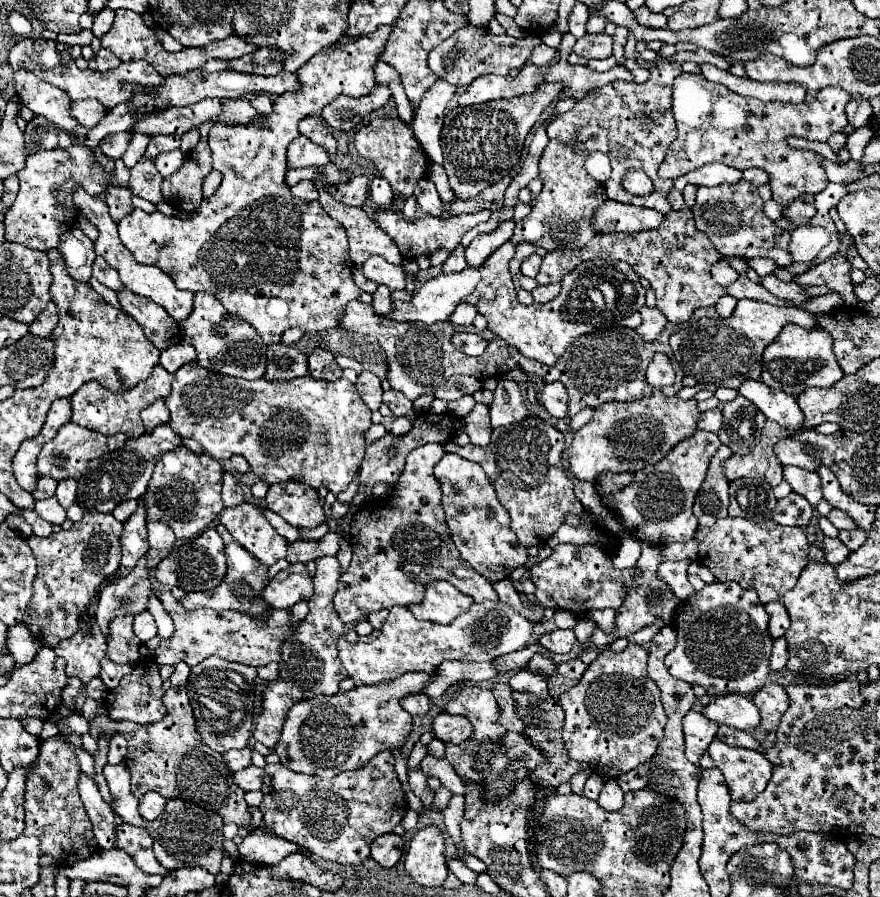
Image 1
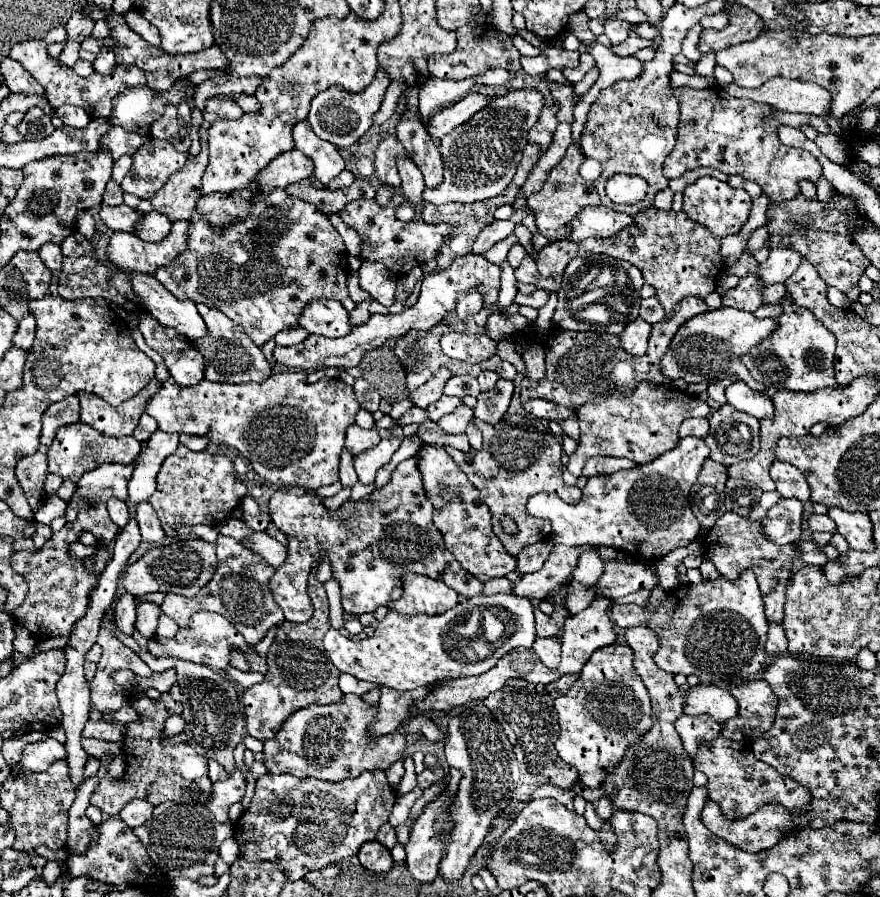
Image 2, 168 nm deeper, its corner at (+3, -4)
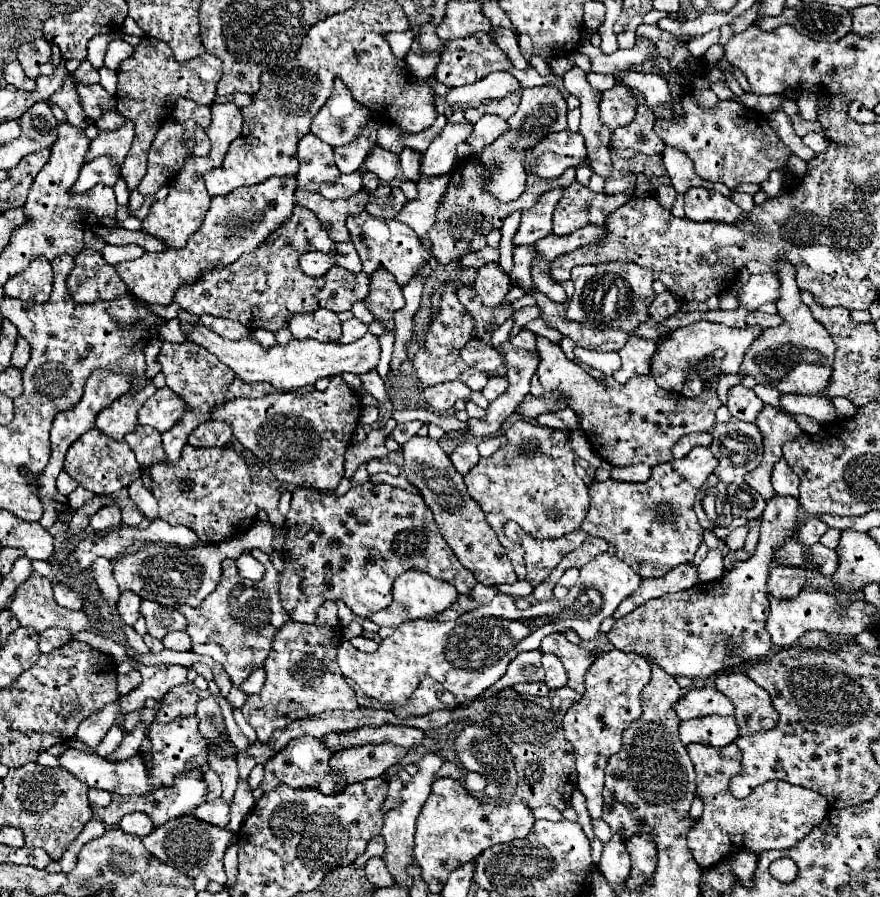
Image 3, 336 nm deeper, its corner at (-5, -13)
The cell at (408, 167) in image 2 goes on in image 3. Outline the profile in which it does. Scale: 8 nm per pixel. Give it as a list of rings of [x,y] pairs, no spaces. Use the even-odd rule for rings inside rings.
[[[404,148],[400,154],[400,168],[408,180],[416,182],[420,178],[420,156],[418,156],[418,152],[412,148]]]

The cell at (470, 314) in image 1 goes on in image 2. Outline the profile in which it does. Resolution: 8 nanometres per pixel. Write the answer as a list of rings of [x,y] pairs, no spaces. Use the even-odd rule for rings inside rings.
[[[462,293],[458,297],[458,305],[456,305],[456,313],[462,321],[468,319],[468,315],[476,315],[480,309],[484,307],[482,297],[478,293]]]

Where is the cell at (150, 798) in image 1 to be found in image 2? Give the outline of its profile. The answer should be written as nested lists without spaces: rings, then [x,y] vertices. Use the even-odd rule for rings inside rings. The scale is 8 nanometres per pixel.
[[[136,799],[136,801],[130,801],[122,813],[120,813],[120,819],[128,825],[128,827],[140,827],[144,825],[150,817],[152,817],[152,803],[150,801],[144,801],[144,799]]]

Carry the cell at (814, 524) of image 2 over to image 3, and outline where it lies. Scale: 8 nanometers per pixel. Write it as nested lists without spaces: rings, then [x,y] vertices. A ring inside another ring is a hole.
[[[810,516],[810,518],[806,518],[806,520],[802,520],[802,522],[798,524],[798,528],[796,528],[796,538],[798,538],[800,544],[812,546],[812,544],[816,544],[816,542],[820,540],[820,536],[822,536],[826,530],[828,530],[828,526],[826,526],[820,518]]]

